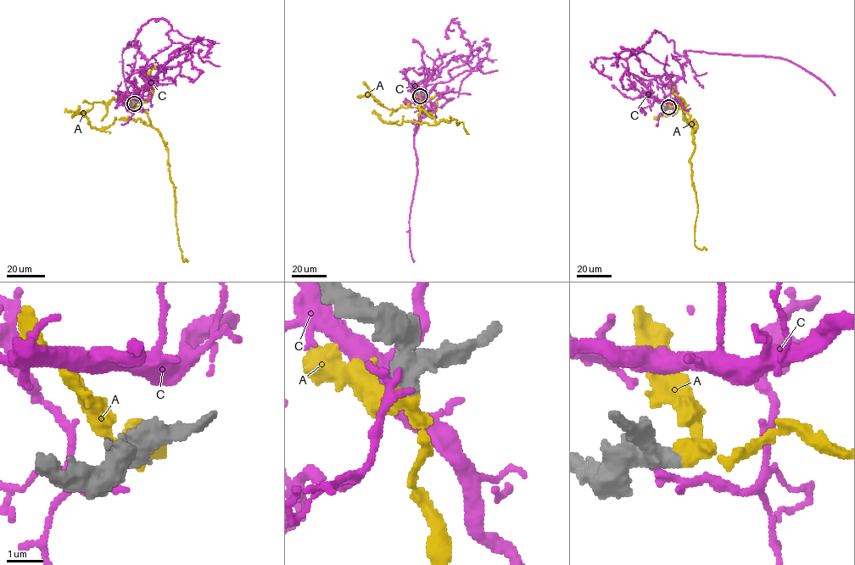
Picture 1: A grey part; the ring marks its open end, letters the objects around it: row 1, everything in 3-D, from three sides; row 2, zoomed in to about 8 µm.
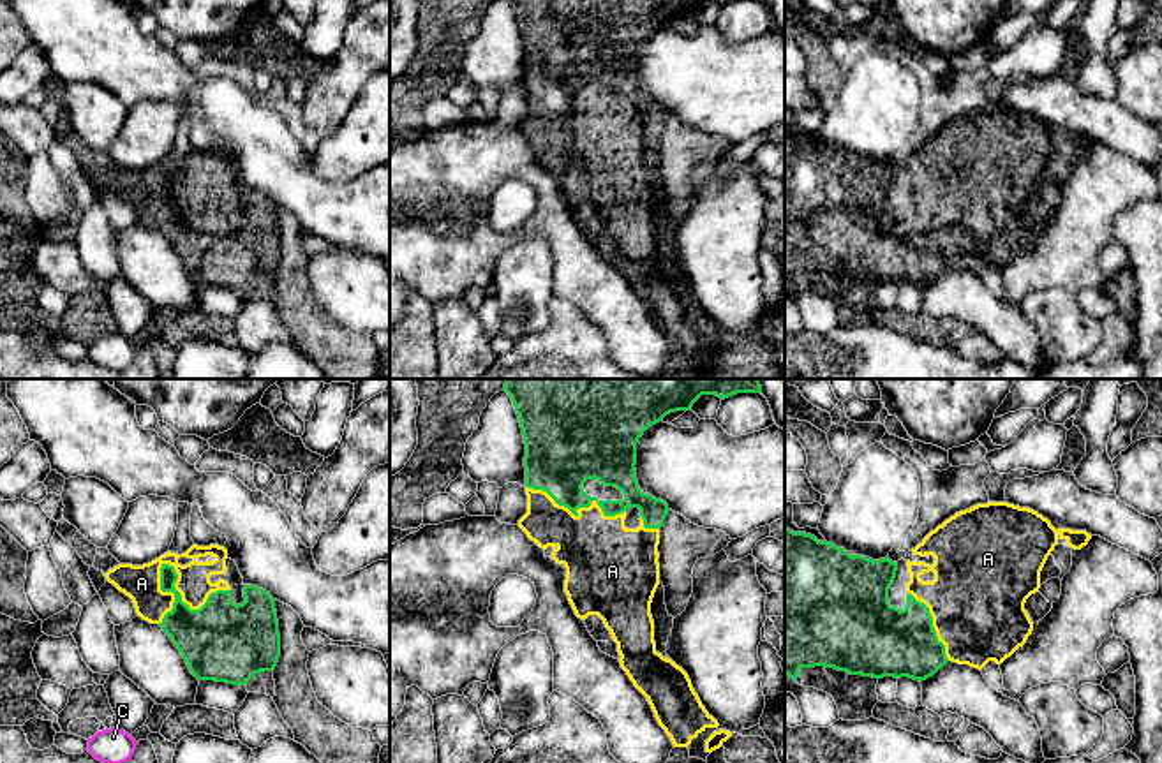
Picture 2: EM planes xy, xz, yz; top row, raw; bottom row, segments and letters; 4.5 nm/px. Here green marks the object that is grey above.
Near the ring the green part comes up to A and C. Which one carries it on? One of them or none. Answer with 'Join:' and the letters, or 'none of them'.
Join: A

